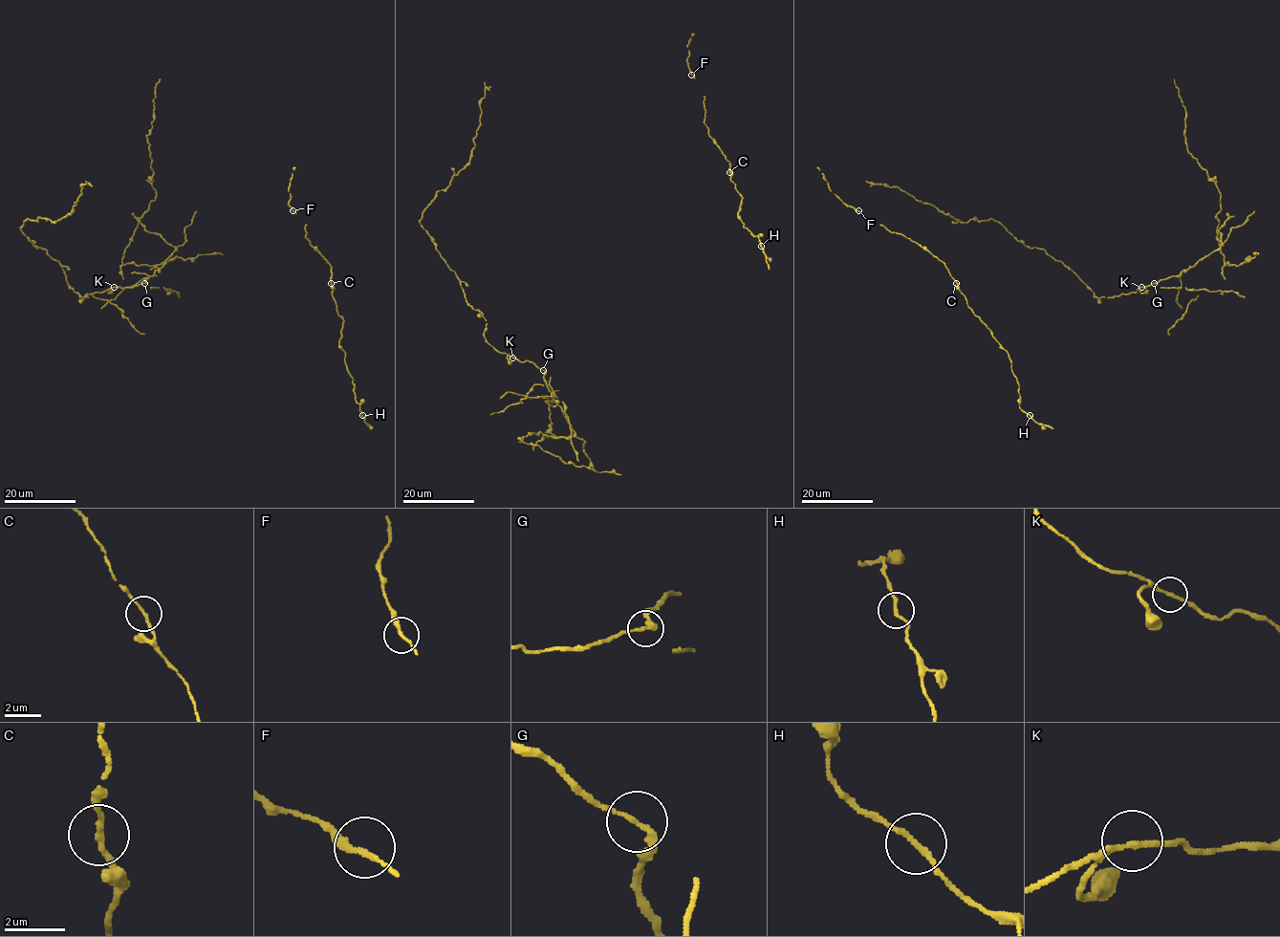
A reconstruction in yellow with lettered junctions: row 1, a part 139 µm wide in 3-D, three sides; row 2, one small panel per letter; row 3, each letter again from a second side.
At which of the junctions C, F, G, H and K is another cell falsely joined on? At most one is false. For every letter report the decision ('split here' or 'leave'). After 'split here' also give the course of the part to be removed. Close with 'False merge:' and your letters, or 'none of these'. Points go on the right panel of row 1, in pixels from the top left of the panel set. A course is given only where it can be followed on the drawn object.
C: leave
F: leave
G: split here
H: leave
K: leave
False merge: G

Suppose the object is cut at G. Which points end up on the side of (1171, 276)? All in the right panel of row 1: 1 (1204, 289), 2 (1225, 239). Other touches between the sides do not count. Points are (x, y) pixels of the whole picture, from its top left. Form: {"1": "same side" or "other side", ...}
{"1": "other side", "2": "same side"}

